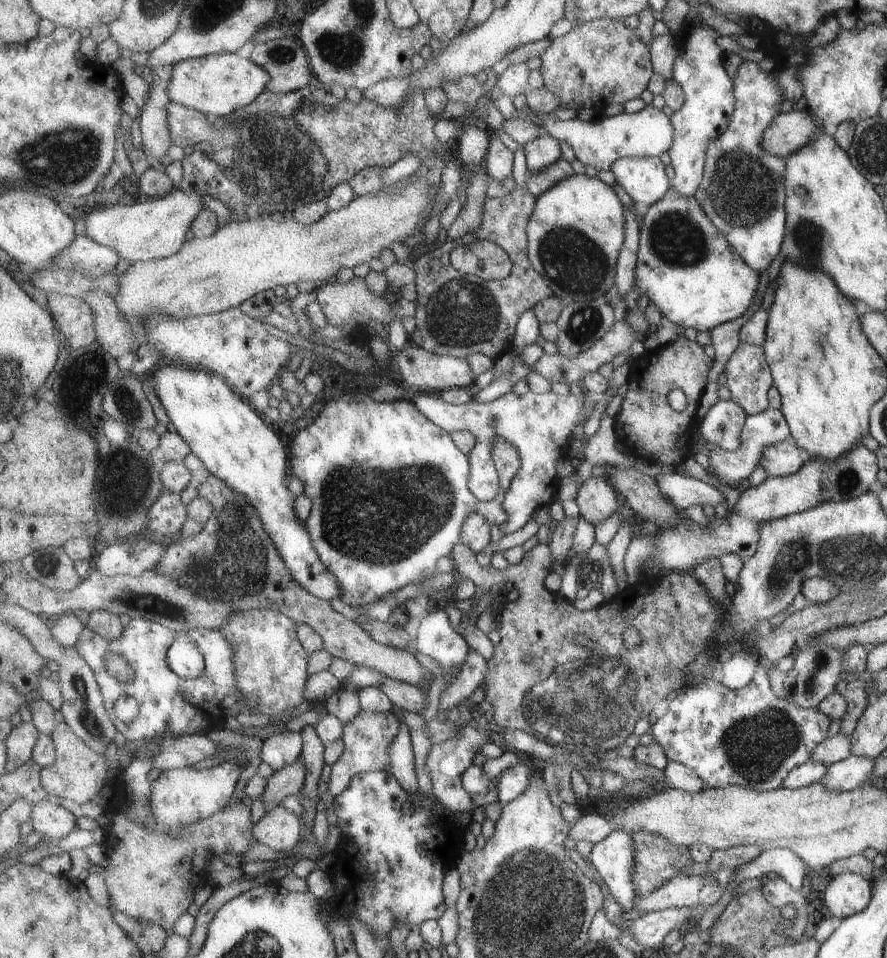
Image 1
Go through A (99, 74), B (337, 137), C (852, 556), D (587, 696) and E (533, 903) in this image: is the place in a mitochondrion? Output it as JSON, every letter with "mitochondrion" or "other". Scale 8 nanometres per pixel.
{"A":"other","B":"mitochondrion","C":"mitochondrion","D":"mitochondrion","E":"mitochondrion"}

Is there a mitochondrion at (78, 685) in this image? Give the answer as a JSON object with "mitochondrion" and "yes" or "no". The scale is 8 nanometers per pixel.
{"mitochondrion":"yes"}

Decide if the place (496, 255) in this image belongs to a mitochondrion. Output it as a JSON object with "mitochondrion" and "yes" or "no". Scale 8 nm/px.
{"mitochondrion":"no"}

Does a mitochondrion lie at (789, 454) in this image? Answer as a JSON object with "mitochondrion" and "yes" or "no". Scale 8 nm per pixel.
{"mitochondrion":"no"}

